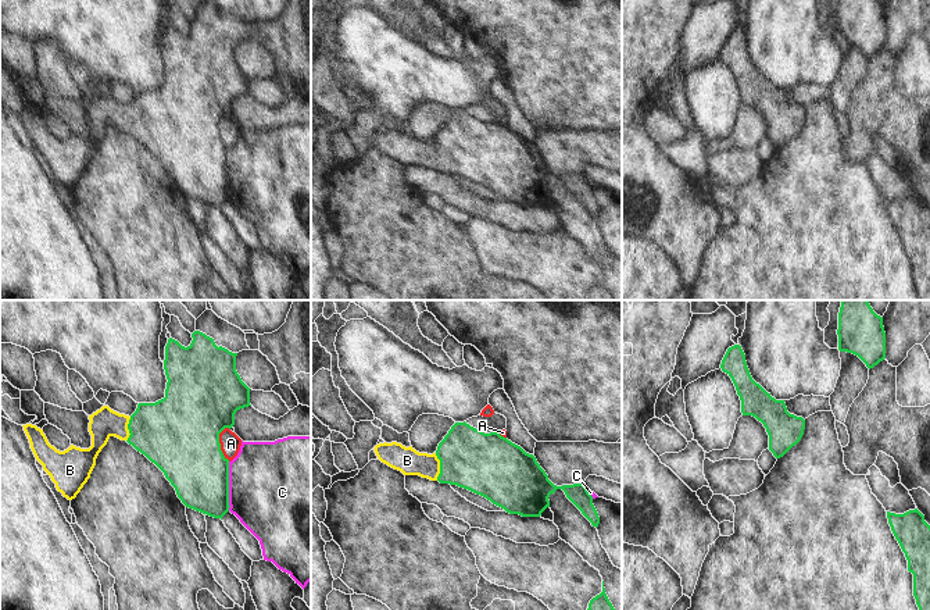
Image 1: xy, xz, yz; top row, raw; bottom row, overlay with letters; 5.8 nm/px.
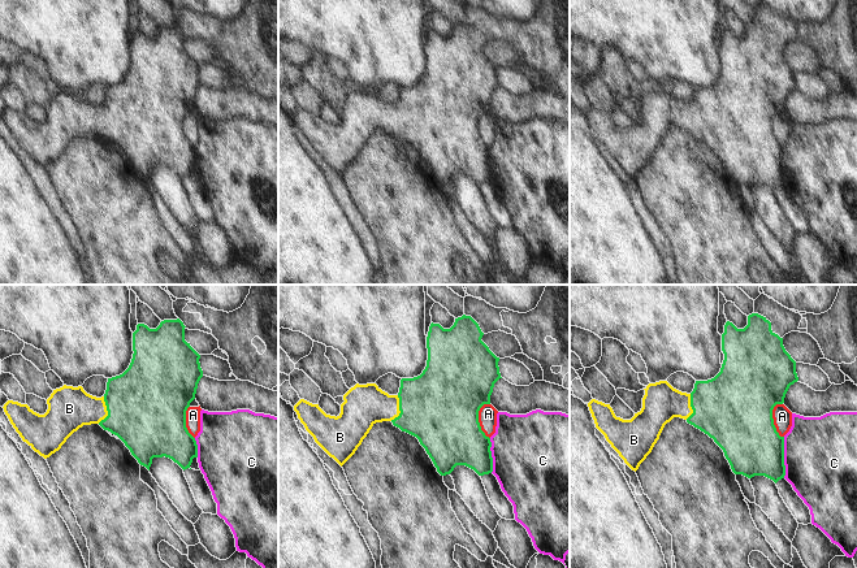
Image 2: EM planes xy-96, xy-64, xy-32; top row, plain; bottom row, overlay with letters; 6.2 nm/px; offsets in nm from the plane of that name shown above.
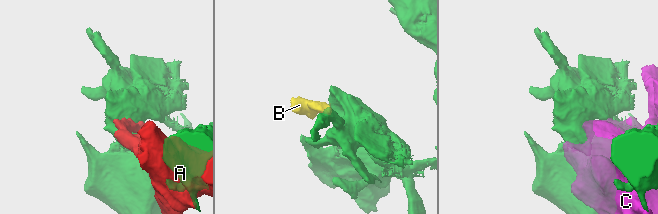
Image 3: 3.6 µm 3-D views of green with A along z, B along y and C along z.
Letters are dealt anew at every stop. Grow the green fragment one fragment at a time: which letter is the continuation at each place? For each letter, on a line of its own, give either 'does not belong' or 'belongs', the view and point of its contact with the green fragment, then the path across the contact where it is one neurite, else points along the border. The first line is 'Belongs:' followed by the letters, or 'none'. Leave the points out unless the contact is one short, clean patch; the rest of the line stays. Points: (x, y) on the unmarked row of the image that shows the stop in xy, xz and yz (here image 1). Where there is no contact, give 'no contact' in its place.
Belongs: B
A: does not belong; meets green in xy at (220, 132)
B: belongs; meets green in xz at (440, 156); runs through xz (483, 152), (451, 152), (440, 156), (407, 149)
C: does not belong; meets green in xy at (228, 175)

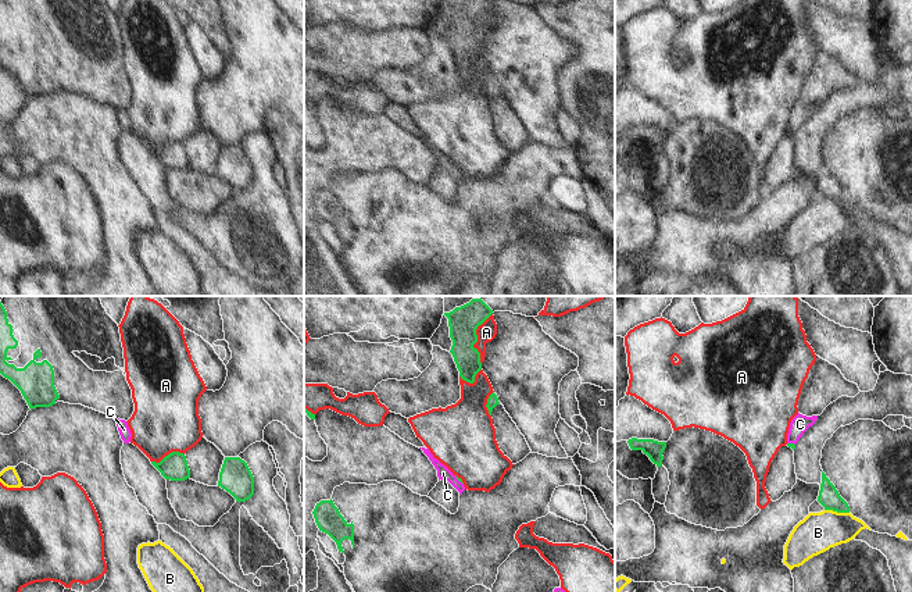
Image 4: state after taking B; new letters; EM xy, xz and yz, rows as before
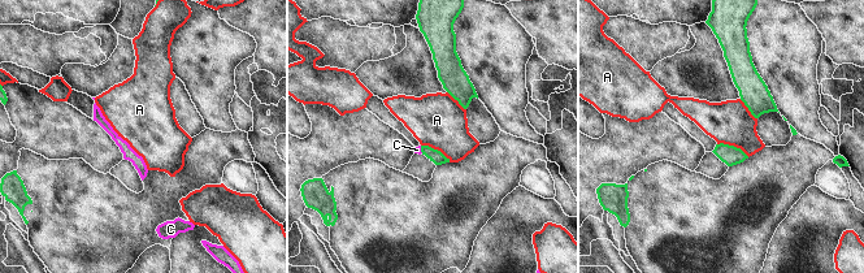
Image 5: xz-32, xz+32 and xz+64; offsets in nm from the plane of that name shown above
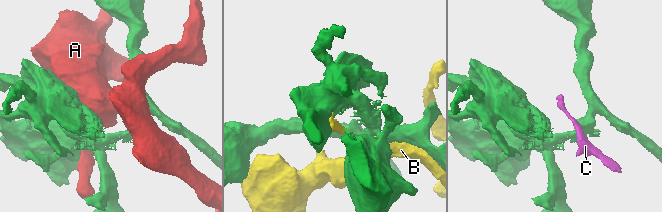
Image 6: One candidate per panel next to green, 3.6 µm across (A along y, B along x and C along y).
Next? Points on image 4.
Belongs: none
A: does not belong; meets green in xz at (476, 27)
B: does not belong; meets green in yz at (837, 200)
C: does not belong; meets green in xz at (458, 168); border along xz (454, 164), (462, 173)

